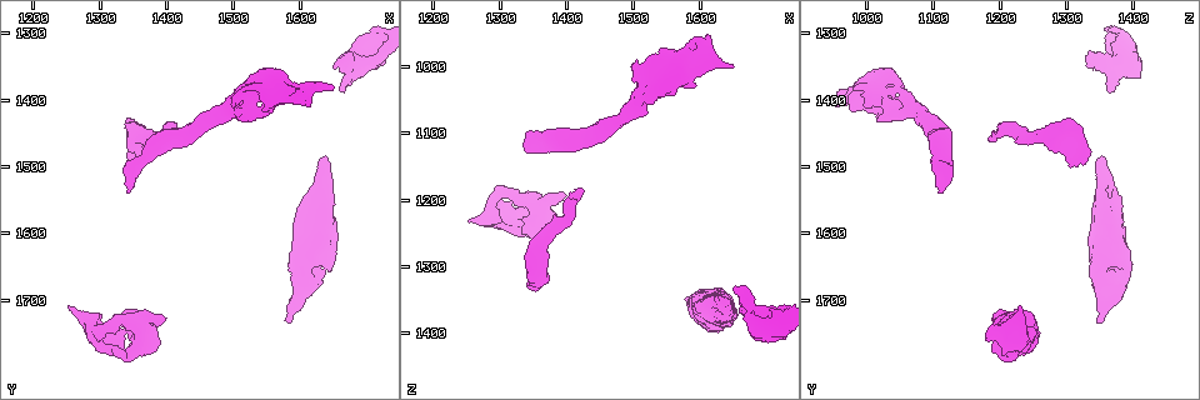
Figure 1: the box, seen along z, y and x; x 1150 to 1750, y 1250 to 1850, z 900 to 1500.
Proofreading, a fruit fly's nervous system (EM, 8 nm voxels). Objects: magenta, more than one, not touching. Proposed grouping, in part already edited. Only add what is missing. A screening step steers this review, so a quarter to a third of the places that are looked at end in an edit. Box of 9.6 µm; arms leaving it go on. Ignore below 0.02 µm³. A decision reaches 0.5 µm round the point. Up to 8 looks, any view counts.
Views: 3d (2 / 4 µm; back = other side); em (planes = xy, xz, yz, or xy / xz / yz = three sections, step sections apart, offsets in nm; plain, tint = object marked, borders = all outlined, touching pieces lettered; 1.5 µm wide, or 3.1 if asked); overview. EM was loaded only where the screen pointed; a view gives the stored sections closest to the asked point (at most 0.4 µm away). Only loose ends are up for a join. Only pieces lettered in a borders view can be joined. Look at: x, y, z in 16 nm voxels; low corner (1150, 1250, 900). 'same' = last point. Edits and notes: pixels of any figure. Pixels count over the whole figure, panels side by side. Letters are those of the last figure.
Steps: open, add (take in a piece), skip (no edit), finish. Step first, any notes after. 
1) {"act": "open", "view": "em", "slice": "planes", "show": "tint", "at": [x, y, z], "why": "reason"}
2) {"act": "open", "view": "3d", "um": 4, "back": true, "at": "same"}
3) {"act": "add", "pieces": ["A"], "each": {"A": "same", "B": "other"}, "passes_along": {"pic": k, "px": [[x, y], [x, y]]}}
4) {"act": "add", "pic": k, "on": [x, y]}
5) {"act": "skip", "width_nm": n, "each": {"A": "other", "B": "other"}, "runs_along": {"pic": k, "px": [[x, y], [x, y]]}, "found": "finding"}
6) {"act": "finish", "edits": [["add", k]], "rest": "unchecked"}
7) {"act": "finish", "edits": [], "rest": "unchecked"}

{"act": "open", "view": "em", "slice": "planes", "show": "borders", "at": [1425, 1460, 1190]}

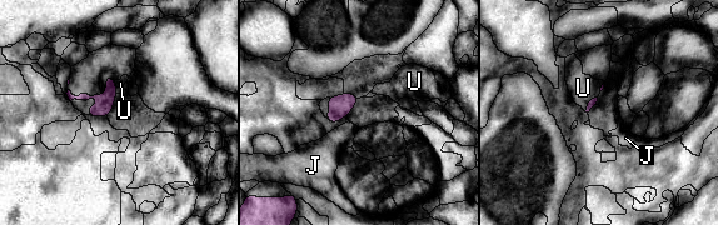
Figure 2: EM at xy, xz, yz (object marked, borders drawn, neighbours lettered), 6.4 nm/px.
{"act": "add", "pic": 2, "on": [120, 83], "longest_contact_nm": ["U", 80], "each": {"J": "other", "U": "same"}, "passes_along": {"pic": 2, "px": [[106, 100], [115, 88], [120, 83]]}, "found": "it goes on there"}

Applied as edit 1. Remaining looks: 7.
{"act": "open", "view": "3d", "um": 2, "at": [1400, 1730, 1195], "why": "an open end"}

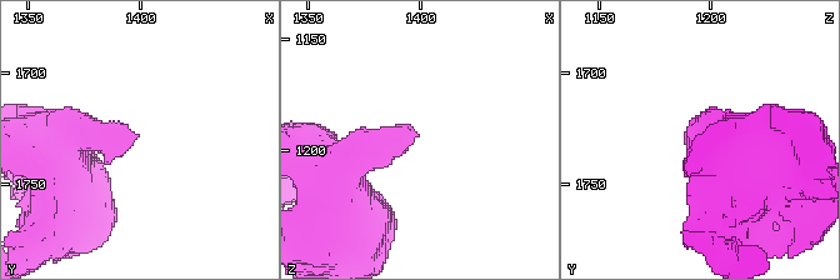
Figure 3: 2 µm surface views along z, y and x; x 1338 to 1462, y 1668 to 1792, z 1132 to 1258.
{"act": "open", "view": "em", "slice": "xy", "step": 4, "show": "borders", "at": [1398, 1730, 1192]}

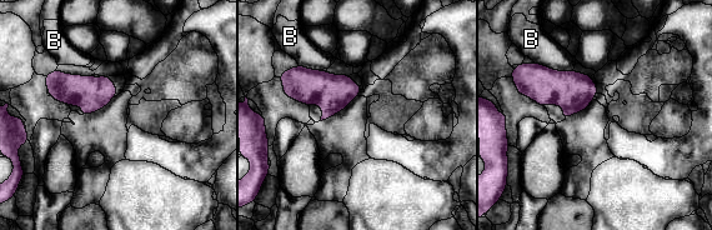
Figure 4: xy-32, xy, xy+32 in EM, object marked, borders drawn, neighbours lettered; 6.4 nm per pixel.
{"act": "open", "view": "em", "slice": "planes", "show": "borders", "at": "same", "why": "another direction"}

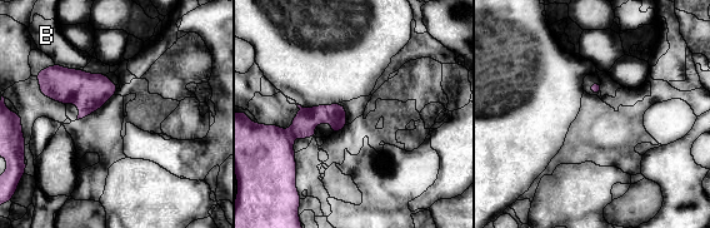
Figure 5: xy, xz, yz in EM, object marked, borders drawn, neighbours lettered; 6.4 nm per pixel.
{"act": "skip", "each": {"B": "other"}, "runs_along": {"pic": 5, "px": [[341, 110], [311, 115], [290, 137], [290, 149]]}, "found": "none of them fits"}

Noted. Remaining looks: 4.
{"act": "finish", "edits": [["add", 2]], "rest": "unchecked"}

